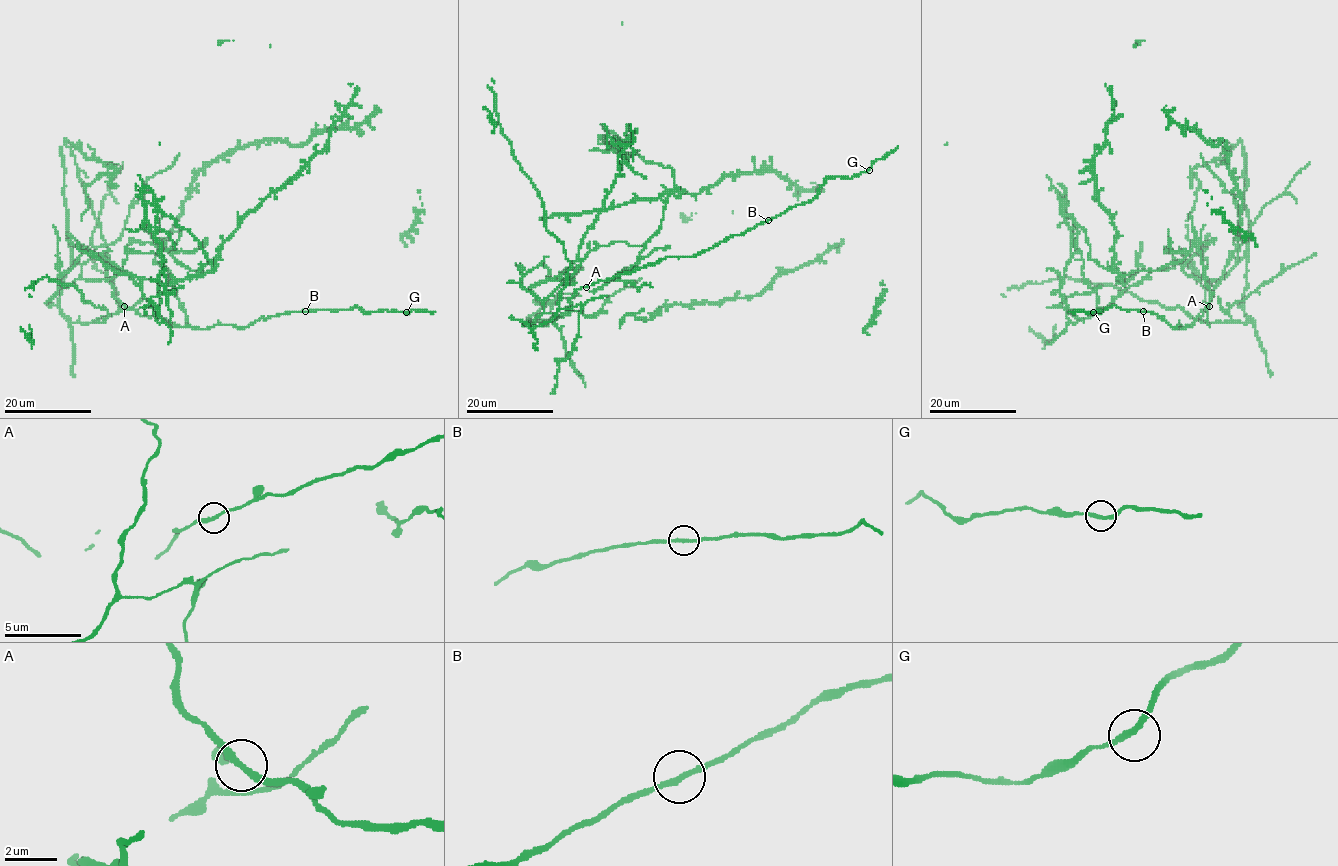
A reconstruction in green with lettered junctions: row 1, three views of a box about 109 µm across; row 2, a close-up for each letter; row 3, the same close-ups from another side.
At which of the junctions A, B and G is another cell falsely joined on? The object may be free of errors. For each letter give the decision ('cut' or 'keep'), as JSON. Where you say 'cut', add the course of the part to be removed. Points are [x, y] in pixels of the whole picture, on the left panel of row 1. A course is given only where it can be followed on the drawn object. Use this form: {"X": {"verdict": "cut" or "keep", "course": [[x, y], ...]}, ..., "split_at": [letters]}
{"A": {"verdict": "cut", "course": [[124, 306], [107, 247], [82, 265], [153, 309], [161, 210], [213, 270], [157, 246], [189, 326]]}, "B": {"verdict": "keep"}, "G": {"verdict": "keep"}, "split_at": ["A"]}

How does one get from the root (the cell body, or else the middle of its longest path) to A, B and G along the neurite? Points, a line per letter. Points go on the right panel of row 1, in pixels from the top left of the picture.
A: (1151, 271), (1183, 263), (1182, 270), (1196, 280), (1219, 281), (1236, 263), (1235, 245), (1209, 306)
B: (1151, 271), (1183, 263), (1196, 280), (1219, 281), (1238, 248), (1189, 327), (1143, 311)
G: (1151, 271), (1183, 263), (1196, 280), (1219, 281), (1238, 248), (1189, 327), (1116, 306), (1093, 312)

